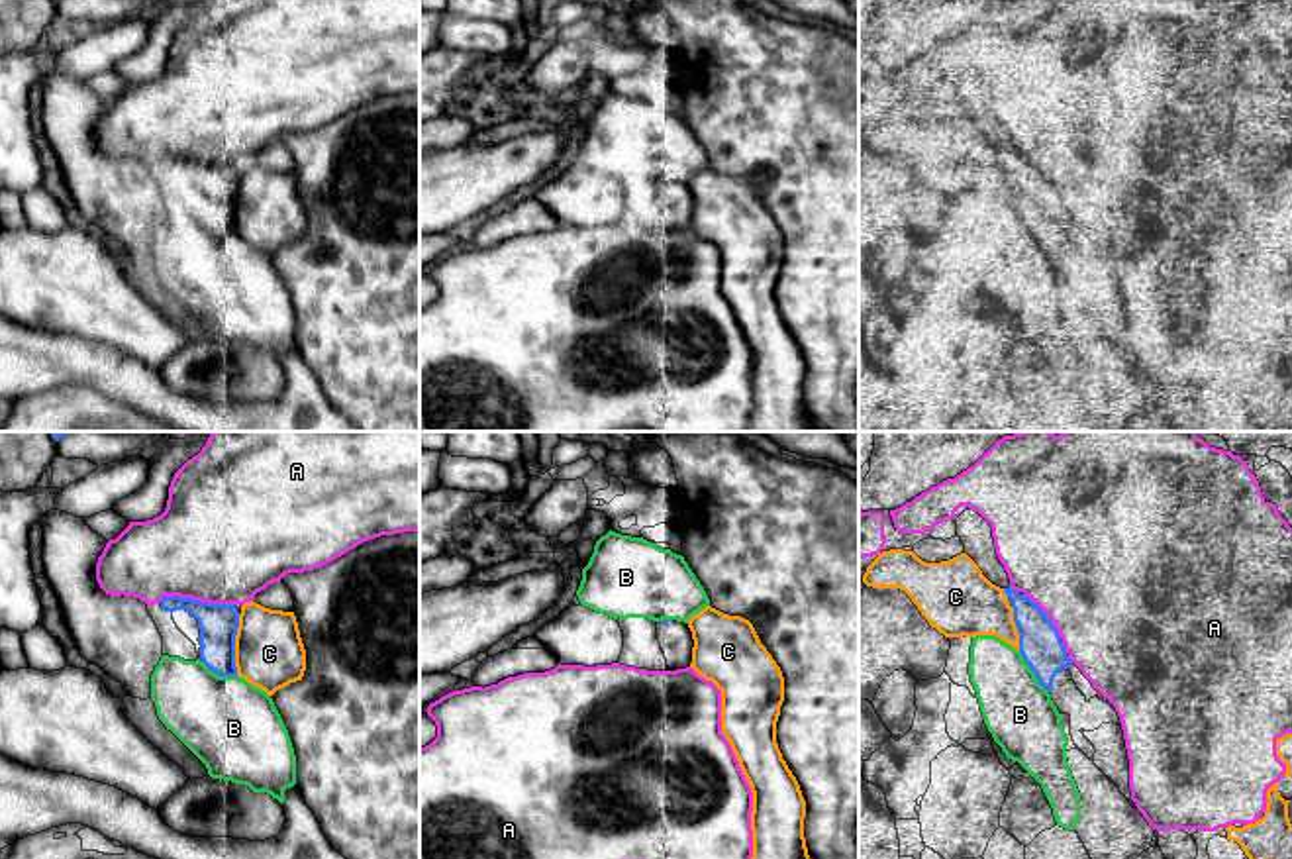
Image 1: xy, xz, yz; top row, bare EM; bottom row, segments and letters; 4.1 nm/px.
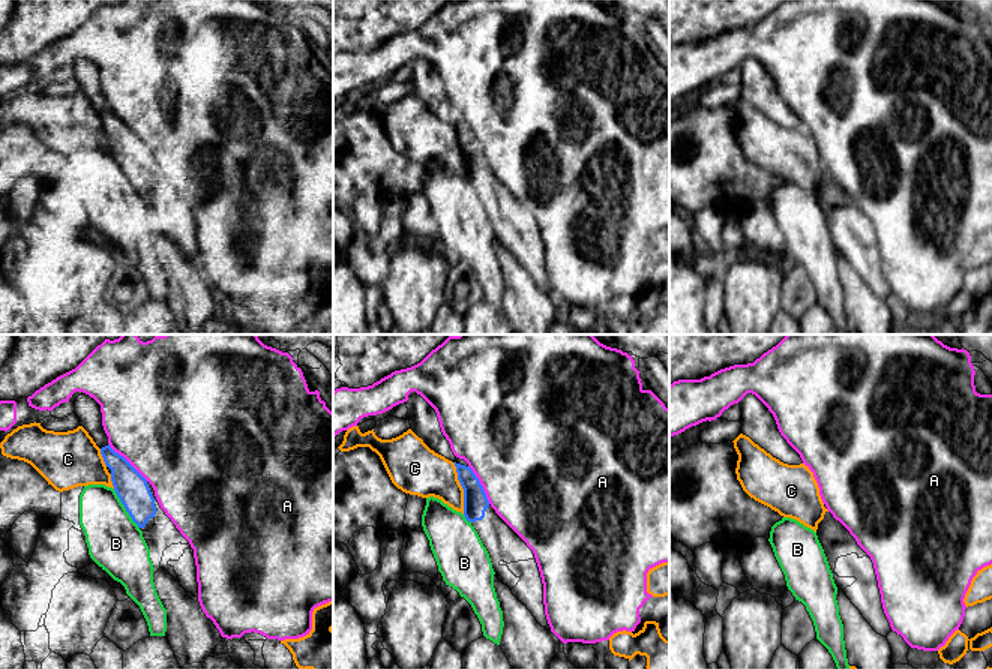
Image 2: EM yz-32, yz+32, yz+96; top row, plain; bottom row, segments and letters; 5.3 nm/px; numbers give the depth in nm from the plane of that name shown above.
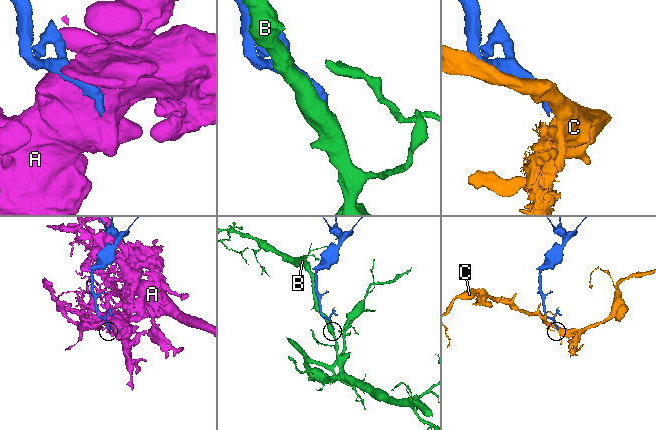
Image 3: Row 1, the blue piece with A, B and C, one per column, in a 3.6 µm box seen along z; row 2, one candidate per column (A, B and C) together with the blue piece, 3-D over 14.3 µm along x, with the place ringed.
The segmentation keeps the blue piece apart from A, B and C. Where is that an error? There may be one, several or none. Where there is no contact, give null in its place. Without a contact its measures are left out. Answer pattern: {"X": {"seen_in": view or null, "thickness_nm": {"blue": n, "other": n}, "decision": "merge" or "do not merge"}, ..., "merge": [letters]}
{"A": {"seen_in": "xy", "thickness_nm": {"blue": 160, "other": 480}, "decision": "do not merge"}, "B": {"seen_in": "yz", "thickness_nm": {"blue": 180, "other": 280}, "decision": "do not merge"}, "C": {"seen_in": "xy", "thickness_nm": {"blue": 160, "other": 280}, "decision": "do not merge"}, "merge": []}

